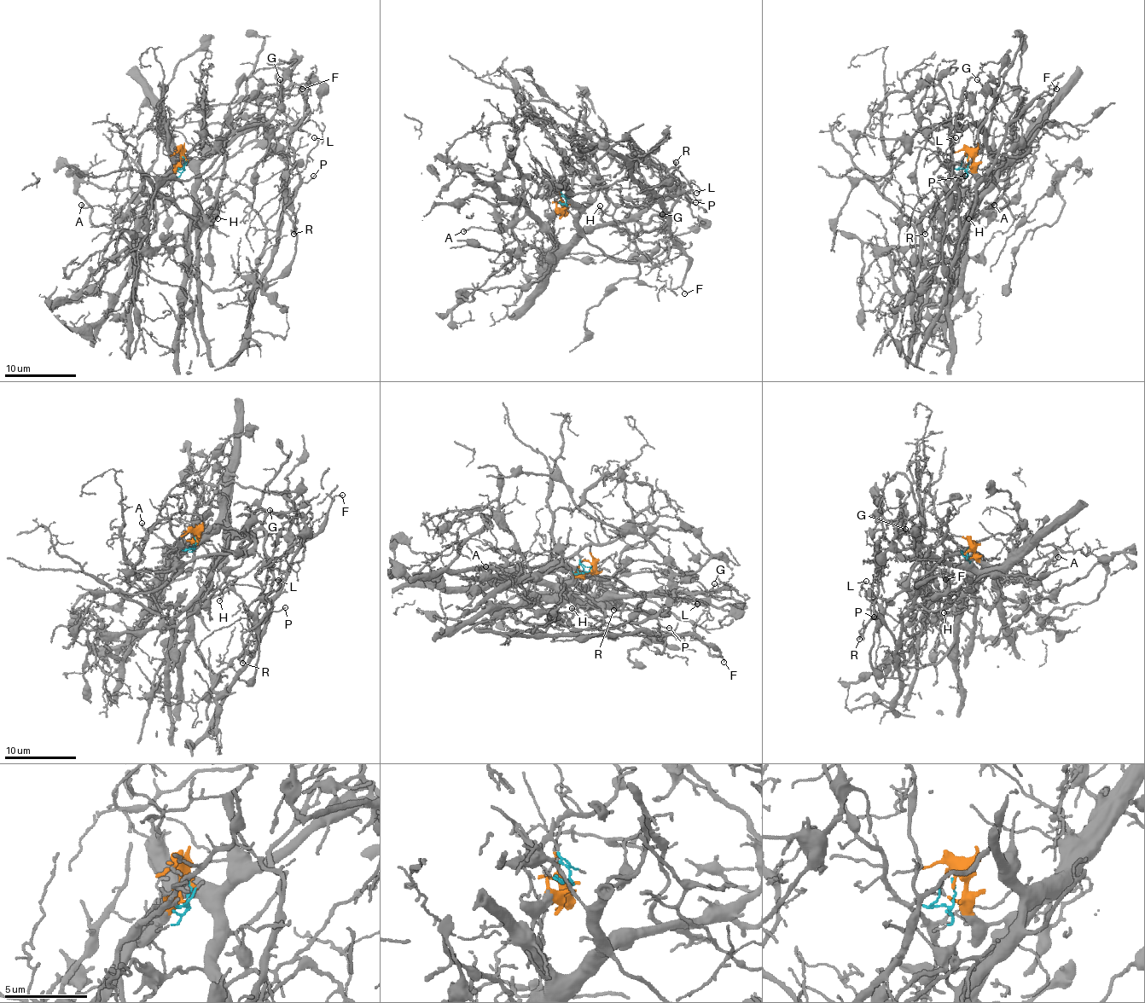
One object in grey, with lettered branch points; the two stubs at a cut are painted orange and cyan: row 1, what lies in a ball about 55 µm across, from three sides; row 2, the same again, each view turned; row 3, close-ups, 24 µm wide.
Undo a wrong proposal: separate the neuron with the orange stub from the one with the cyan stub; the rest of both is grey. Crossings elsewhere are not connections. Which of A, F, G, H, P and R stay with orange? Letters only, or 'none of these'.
A, G

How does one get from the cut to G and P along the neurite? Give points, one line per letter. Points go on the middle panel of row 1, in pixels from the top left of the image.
G: (566, 205), (550, 221), (561, 244), (636, 221), (646, 231), (656, 231), (664, 224), (662, 213)
P: (566, 205), (558, 182), (584, 167), (586, 147), (584, 187), (607, 188), (601, 176), (615, 205), (696, 203)

